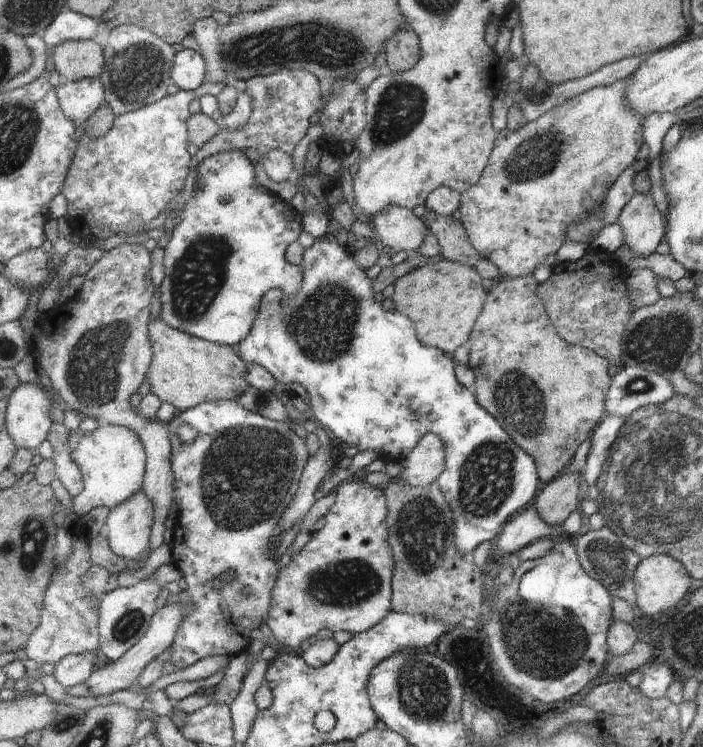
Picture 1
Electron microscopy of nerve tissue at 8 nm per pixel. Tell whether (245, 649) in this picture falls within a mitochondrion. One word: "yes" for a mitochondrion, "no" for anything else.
no

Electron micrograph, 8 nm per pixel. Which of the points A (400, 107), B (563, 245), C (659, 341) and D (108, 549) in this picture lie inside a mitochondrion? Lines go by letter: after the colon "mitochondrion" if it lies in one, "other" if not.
A: mitochondrion
B: other
C: mitochondrion
D: other

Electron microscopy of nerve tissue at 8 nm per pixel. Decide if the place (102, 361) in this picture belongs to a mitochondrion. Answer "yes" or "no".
yes

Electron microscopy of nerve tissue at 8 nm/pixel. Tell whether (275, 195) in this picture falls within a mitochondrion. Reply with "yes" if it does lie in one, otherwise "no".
no

